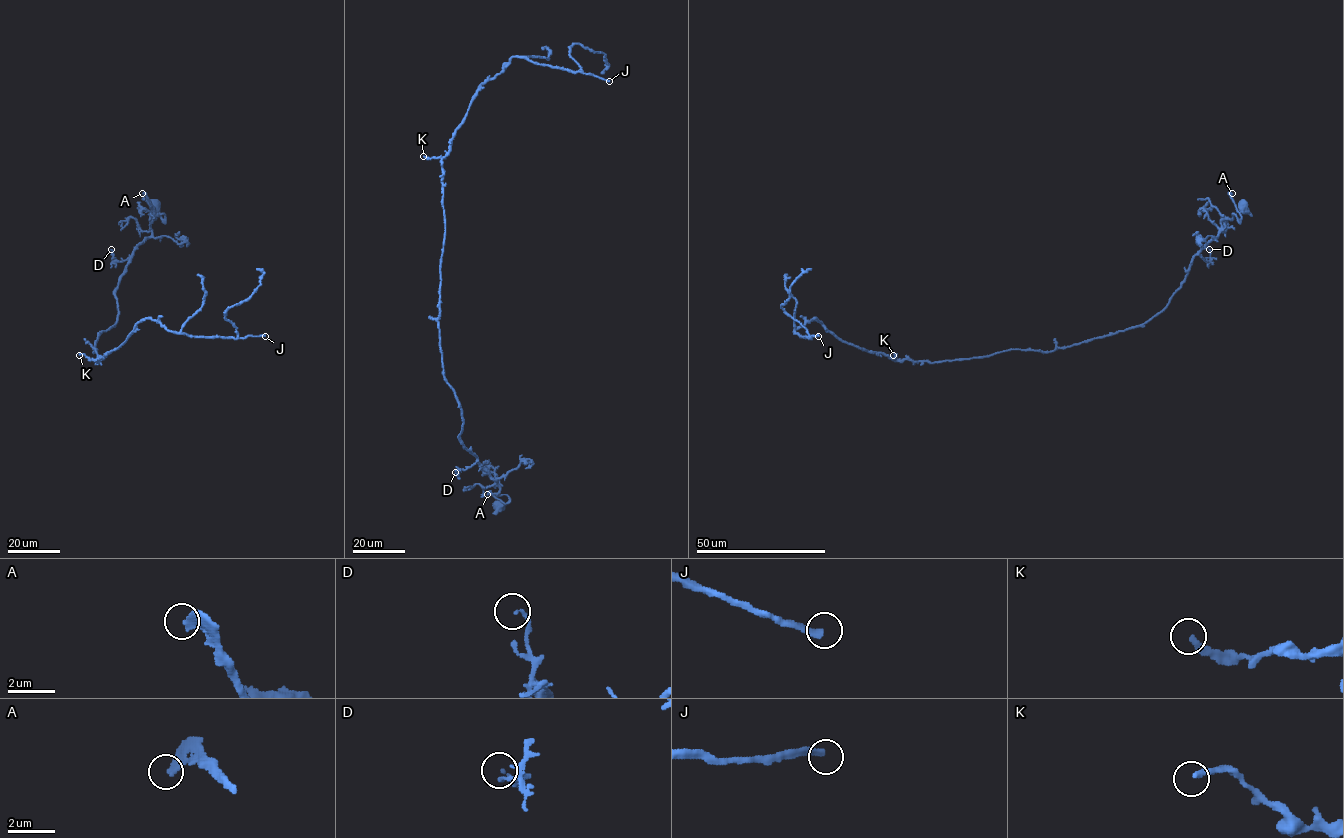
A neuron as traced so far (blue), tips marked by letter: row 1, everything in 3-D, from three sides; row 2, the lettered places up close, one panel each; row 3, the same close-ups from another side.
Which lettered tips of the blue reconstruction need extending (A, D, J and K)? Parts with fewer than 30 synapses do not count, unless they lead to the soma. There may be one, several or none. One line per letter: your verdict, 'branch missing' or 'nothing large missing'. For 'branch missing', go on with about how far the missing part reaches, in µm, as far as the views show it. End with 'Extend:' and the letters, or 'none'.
A: nothing large missing
D: nothing large missing
J: branch missing; about 70 µm are missing
K: nothing large missing
Extend: J

